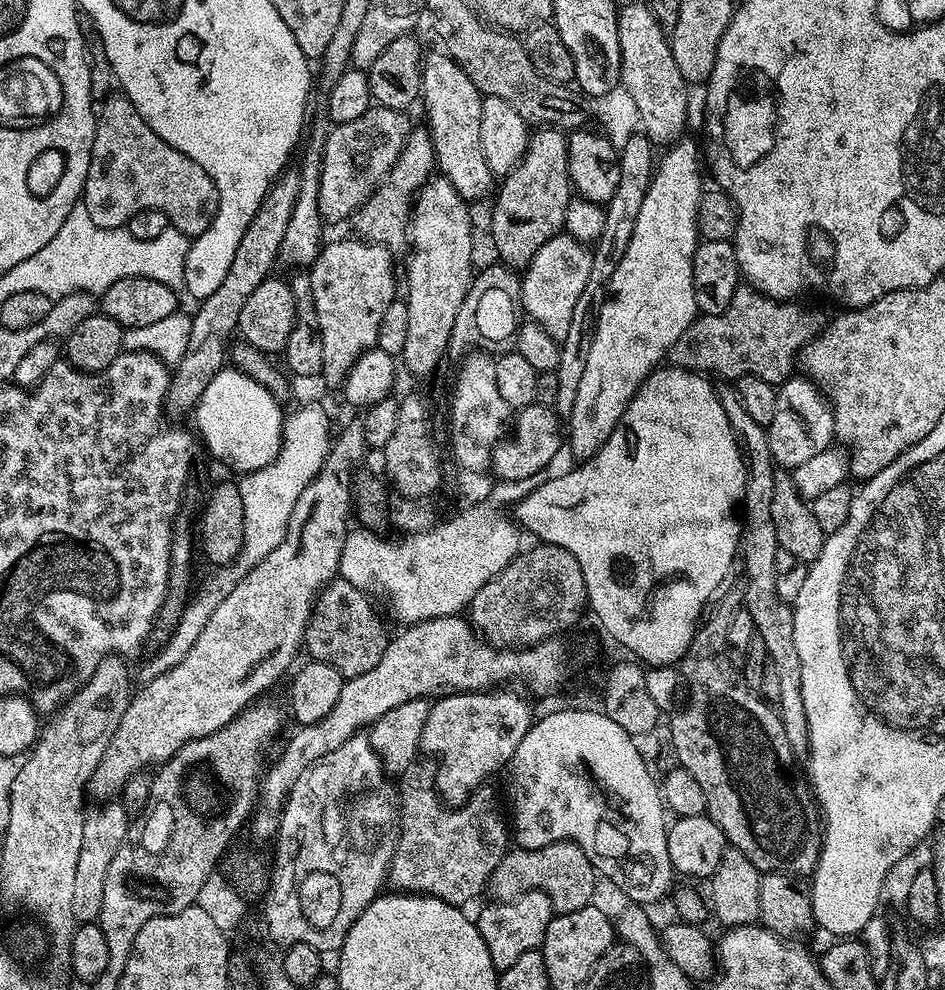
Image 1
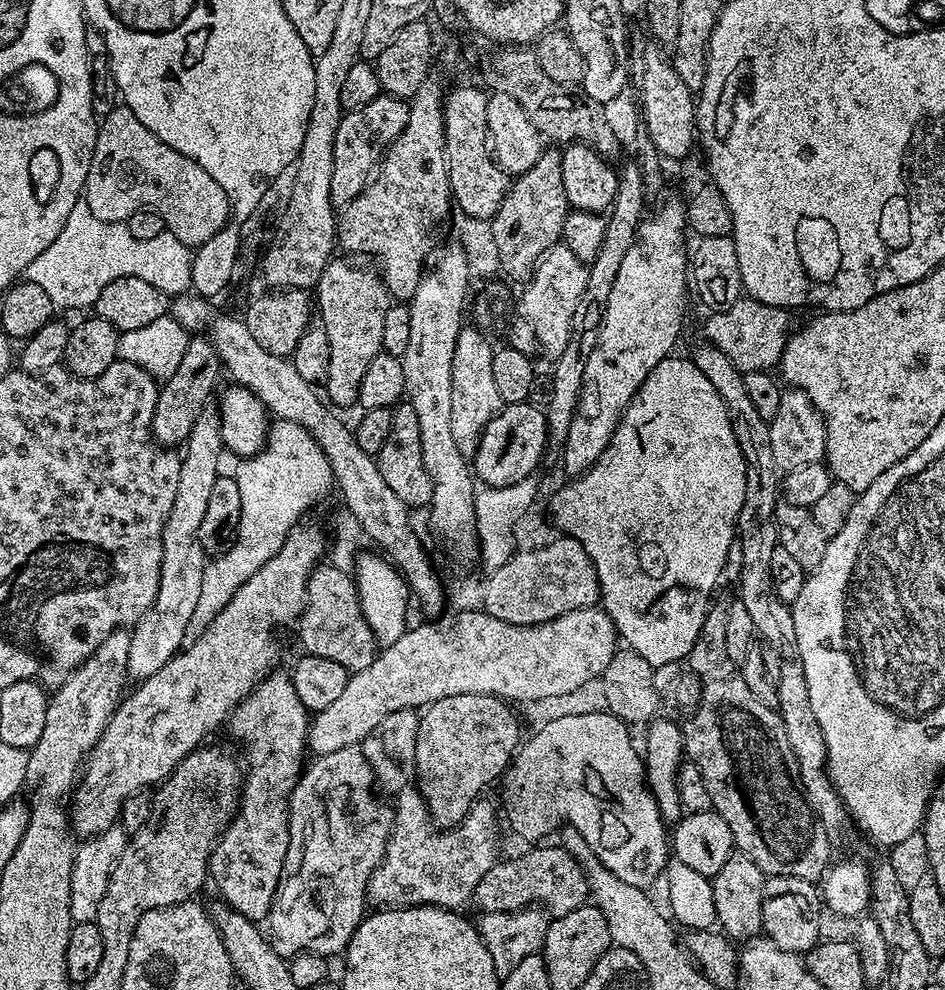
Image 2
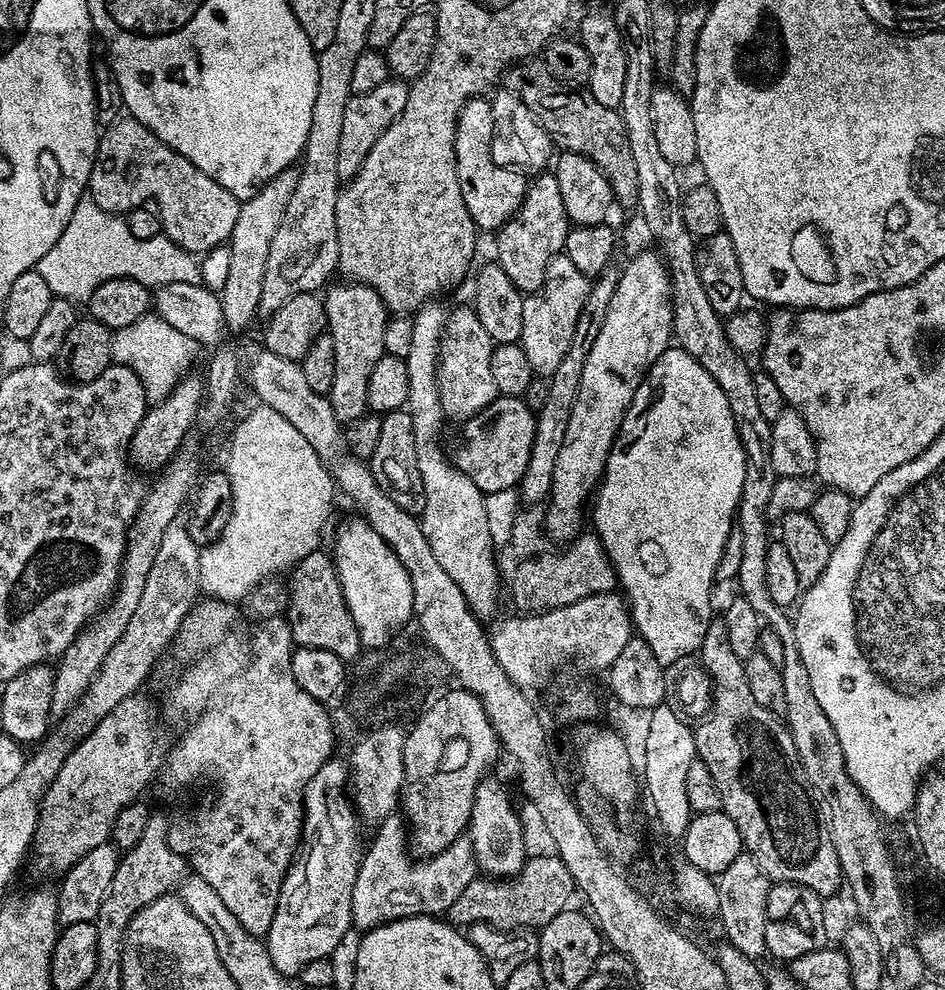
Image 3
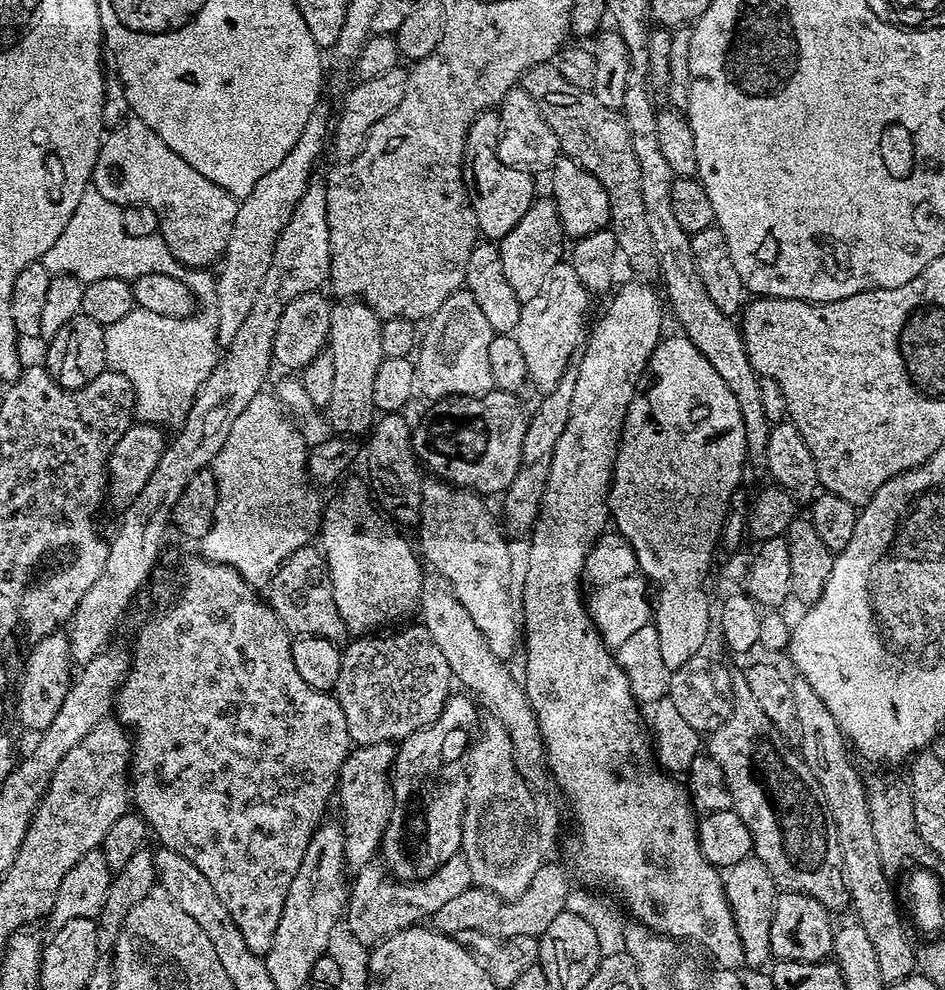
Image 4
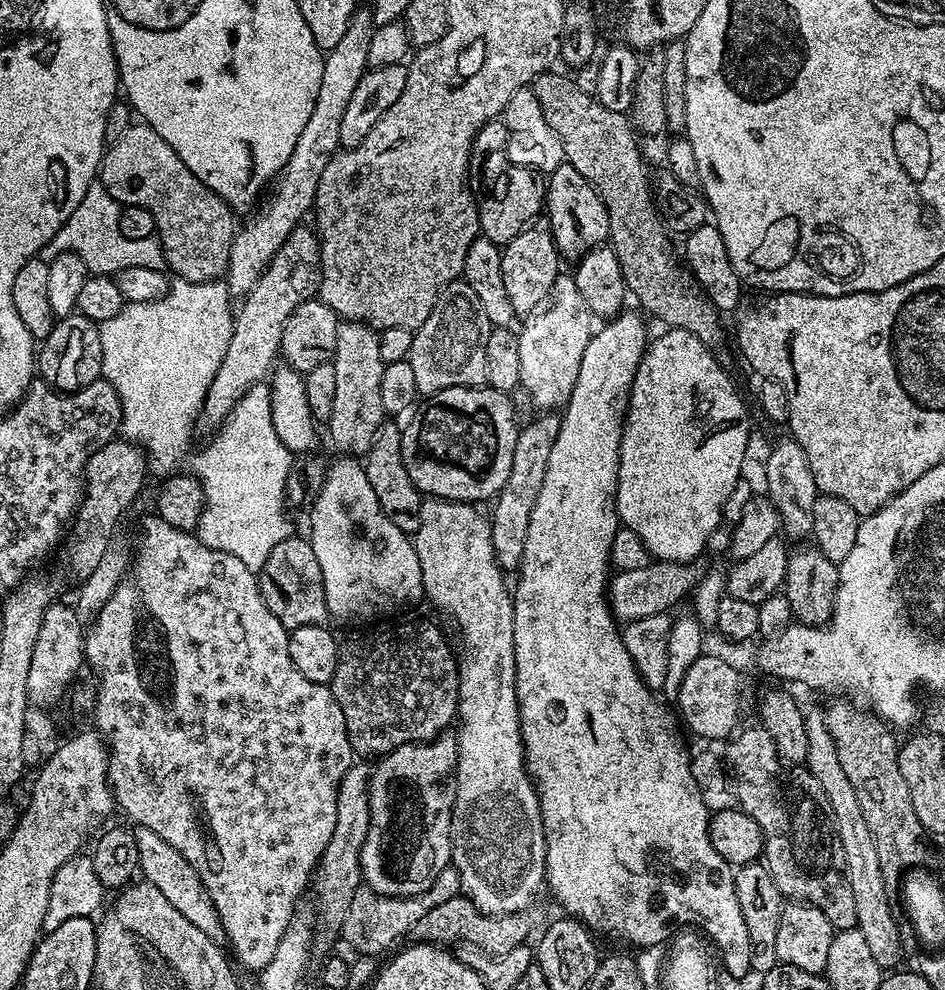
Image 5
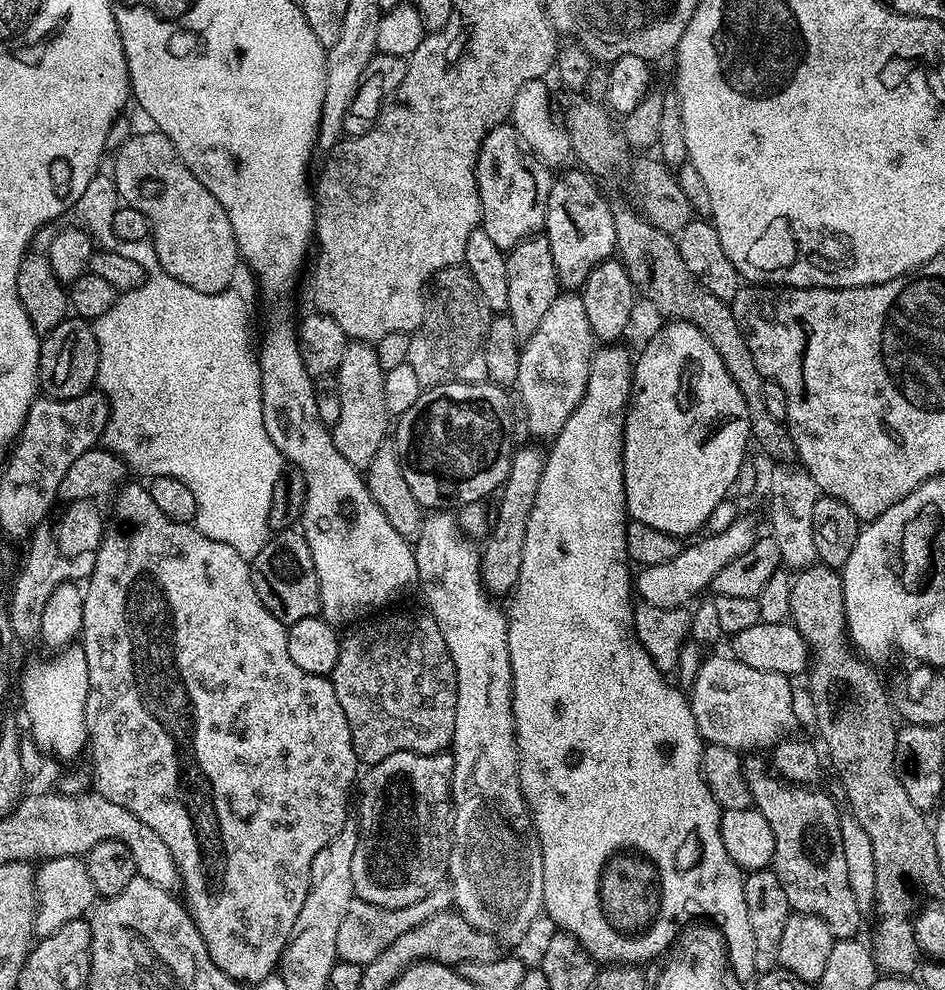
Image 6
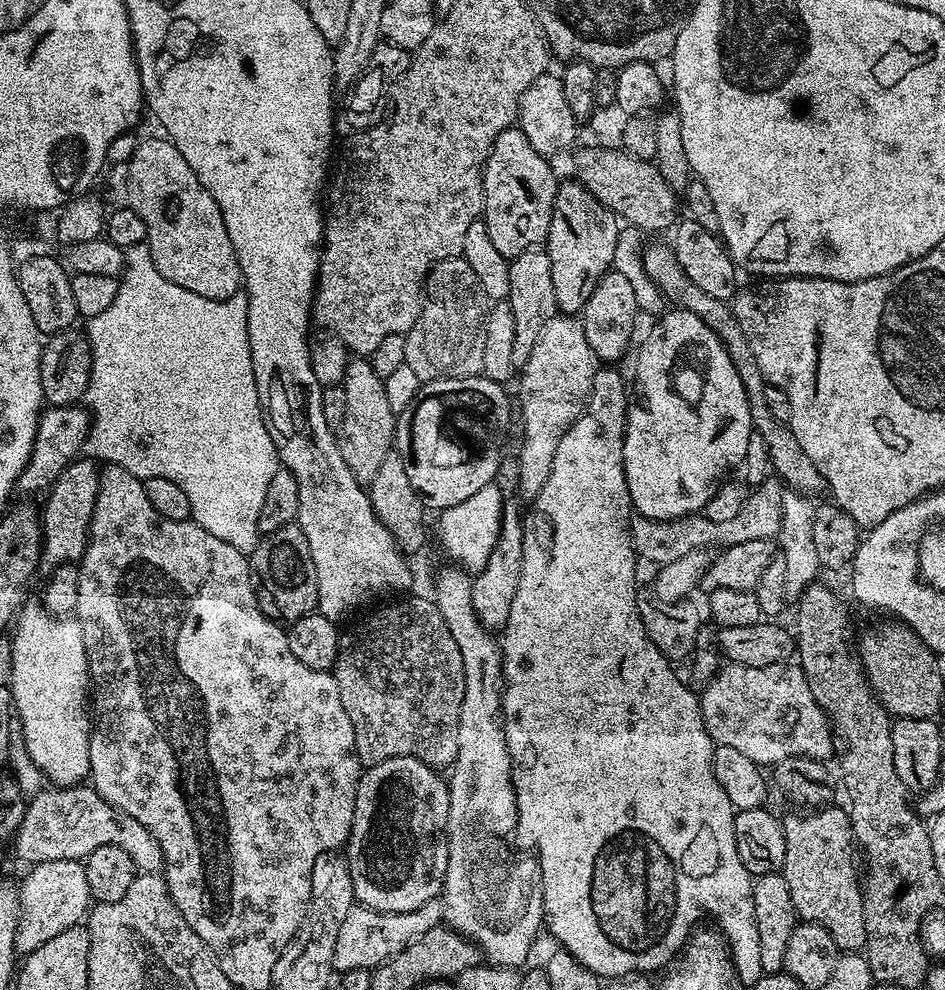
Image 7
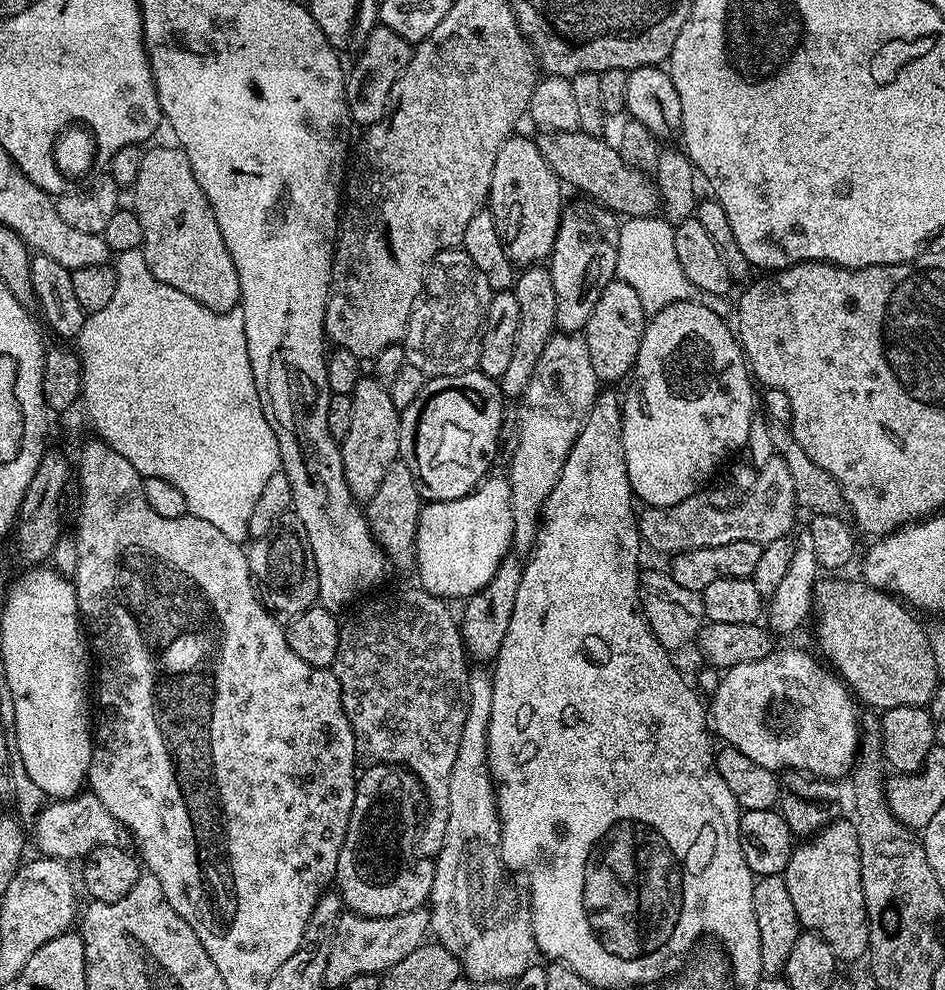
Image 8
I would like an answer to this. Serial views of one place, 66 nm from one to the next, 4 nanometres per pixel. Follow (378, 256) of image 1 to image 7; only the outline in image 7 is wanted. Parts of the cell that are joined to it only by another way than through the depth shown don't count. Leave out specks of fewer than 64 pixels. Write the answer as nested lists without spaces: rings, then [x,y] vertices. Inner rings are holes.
[[[349,359],[342,387],[346,398],[346,414],[338,430],[340,453],[346,466],[350,466],[350,474],[354,474],[357,482],[367,486],[371,484],[374,474],[378,474],[378,466],[382,466],[386,454],[393,451],[398,414],[390,410],[384,380],[374,374],[371,359]]]

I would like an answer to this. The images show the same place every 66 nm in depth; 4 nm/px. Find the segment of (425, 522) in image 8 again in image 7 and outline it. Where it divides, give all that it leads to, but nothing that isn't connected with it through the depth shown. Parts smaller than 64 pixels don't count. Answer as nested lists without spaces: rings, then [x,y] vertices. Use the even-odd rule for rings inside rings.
[[[495,483],[482,486],[478,494],[466,498],[466,502],[458,502],[458,506],[443,509],[439,513],[440,521],[434,524],[434,536],[440,539],[440,548],[449,556],[453,565],[459,566],[469,574],[475,574],[486,566],[486,560],[490,558],[490,552],[494,550],[494,544],[498,542],[500,523],[502,522],[502,510],[506,499],[496,489]]]

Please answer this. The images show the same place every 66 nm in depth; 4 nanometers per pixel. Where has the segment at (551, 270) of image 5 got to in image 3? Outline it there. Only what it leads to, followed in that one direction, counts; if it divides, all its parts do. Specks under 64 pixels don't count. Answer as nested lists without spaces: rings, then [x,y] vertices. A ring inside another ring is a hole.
[[[545,170],[531,177],[524,195],[524,205],[519,208],[495,233],[495,263],[514,282],[521,294],[531,294],[544,285],[546,266],[564,251],[570,221],[566,206],[562,206],[562,190],[558,190],[555,171]]]

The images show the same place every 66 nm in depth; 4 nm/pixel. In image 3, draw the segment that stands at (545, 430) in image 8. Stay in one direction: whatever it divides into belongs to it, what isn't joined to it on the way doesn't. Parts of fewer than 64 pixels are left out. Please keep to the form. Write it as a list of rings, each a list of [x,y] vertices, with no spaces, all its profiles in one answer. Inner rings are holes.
[[[562,254],[554,257],[550,266],[546,266],[546,279],[539,290],[523,297],[522,330],[519,346],[526,350],[526,359],[530,361],[533,373],[540,378],[550,378],[562,362],[570,342],[574,338],[574,326],[578,326],[578,314],[586,306],[590,287],[590,278]]]

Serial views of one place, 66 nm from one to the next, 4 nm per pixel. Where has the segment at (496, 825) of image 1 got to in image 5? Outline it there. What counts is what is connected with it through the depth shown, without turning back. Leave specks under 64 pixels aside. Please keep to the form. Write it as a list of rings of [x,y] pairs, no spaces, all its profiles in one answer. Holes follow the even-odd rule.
[[[449,866],[434,878],[430,890],[417,896],[383,896],[366,886],[361,886],[350,898],[350,910],[344,919],[342,937],[356,952],[364,956],[376,956],[387,950],[391,944],[399,945],[403,936],[411,933],[414,922],[419,922],[434,906],[439,906],[448,899],[461,895],[458,870]]]

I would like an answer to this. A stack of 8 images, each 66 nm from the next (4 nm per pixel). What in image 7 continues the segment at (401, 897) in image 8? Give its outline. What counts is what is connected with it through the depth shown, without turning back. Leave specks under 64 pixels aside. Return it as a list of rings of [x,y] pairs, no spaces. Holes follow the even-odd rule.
[[[388,756],[365,767],[360,773],[360,781],[356,784],[356,801],[354,802],[354,818],[352,829],[346,845],[346,859],[350,870],[352,894],[357,905],[373,908],[375,912],[409,912],[418,910],[418,906],[426,906],[426,902],[437,899],[444,891],[446,866],[448,865],[448,815],[450,814],[450,794],[448,780],[437,769],[430,767],[413,756]]]

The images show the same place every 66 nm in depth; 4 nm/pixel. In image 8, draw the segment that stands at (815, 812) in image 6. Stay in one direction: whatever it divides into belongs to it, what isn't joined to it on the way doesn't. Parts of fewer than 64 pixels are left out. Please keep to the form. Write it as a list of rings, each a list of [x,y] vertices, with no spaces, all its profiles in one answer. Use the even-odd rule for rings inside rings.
[[[837,818],[815,836],[797,843],[790,854],[790,862],[783,870],[786,890],[794,901],[794,910],[798,910],[801,929],[817,932],[834,950],[837,961],[856,960],[868,951],[868,919],[862,894],[862,870],[860,869],[860,851],[856,837],[856,825],[851,819]]]

